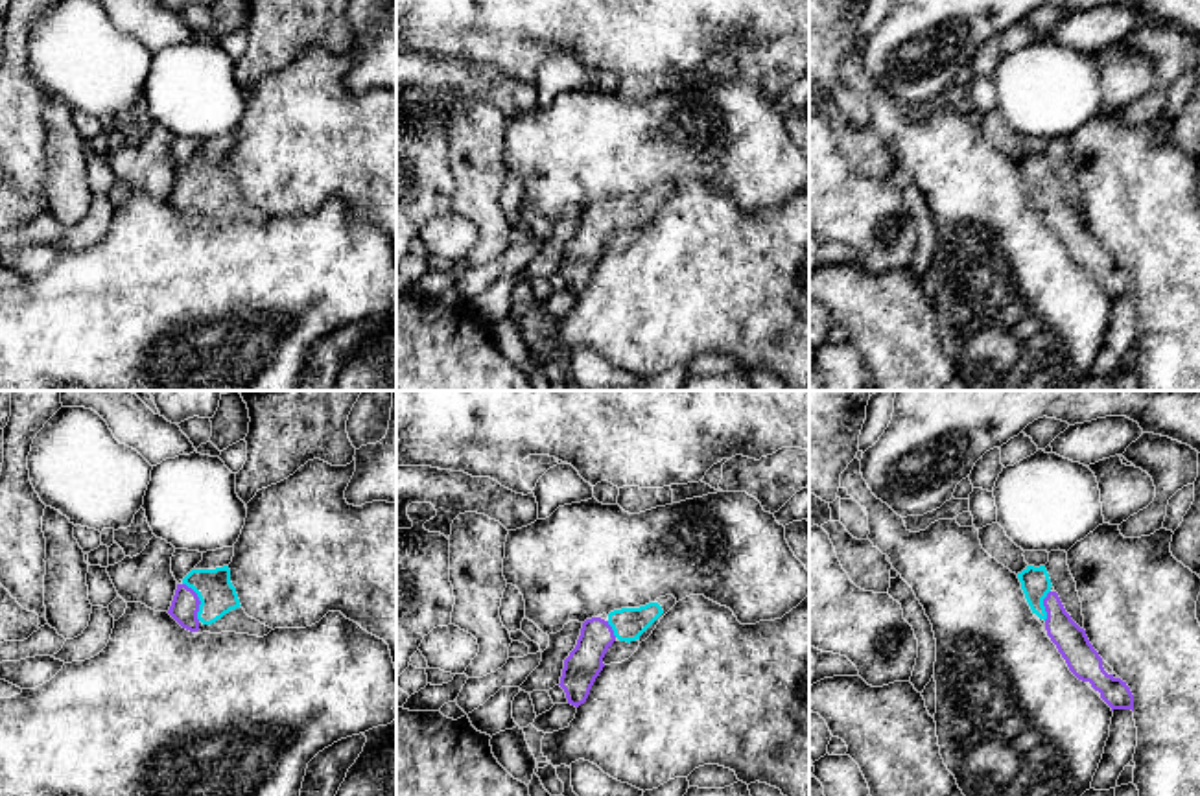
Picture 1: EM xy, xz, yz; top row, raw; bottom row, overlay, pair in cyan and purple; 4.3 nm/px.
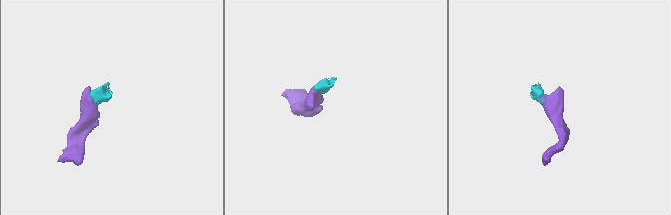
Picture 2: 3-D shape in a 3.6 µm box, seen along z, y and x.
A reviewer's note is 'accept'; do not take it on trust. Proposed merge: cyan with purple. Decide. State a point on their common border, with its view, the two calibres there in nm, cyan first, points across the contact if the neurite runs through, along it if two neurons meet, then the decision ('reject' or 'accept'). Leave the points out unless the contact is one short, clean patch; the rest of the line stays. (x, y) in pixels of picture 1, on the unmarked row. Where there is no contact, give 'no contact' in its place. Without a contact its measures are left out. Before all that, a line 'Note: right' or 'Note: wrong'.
Note: right
contact xy (200, 187); calibres 160 and 120 nm; way xy (218, 183), (200, 187), (185, 192); accept

